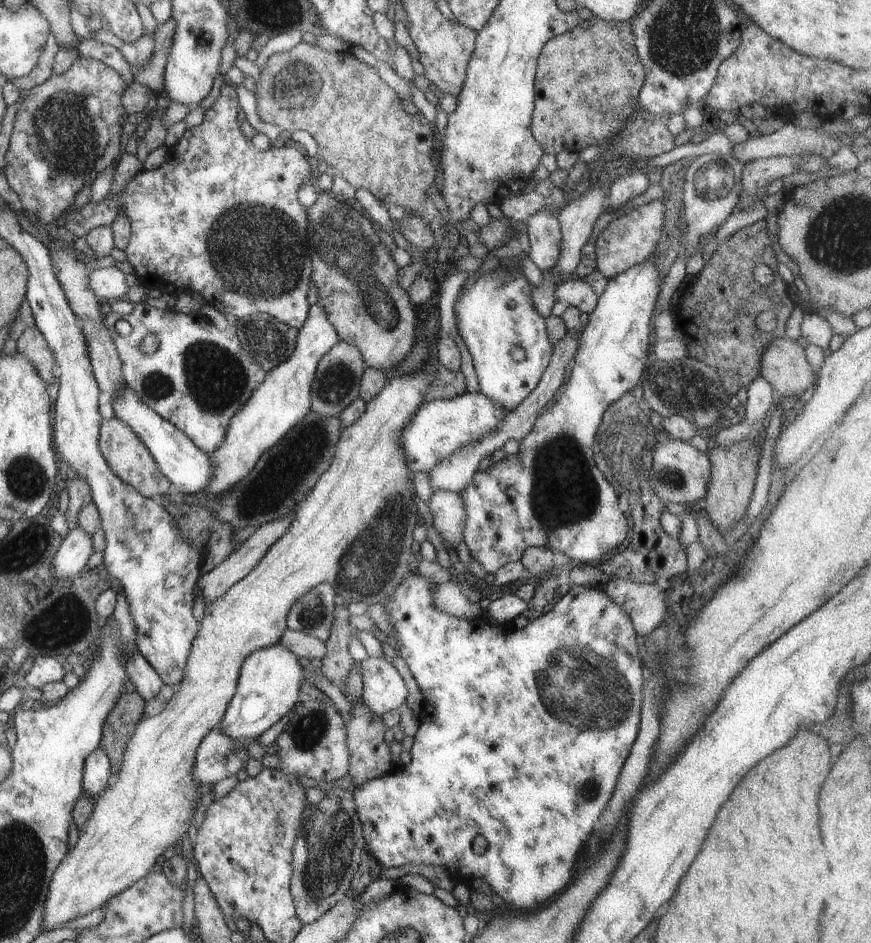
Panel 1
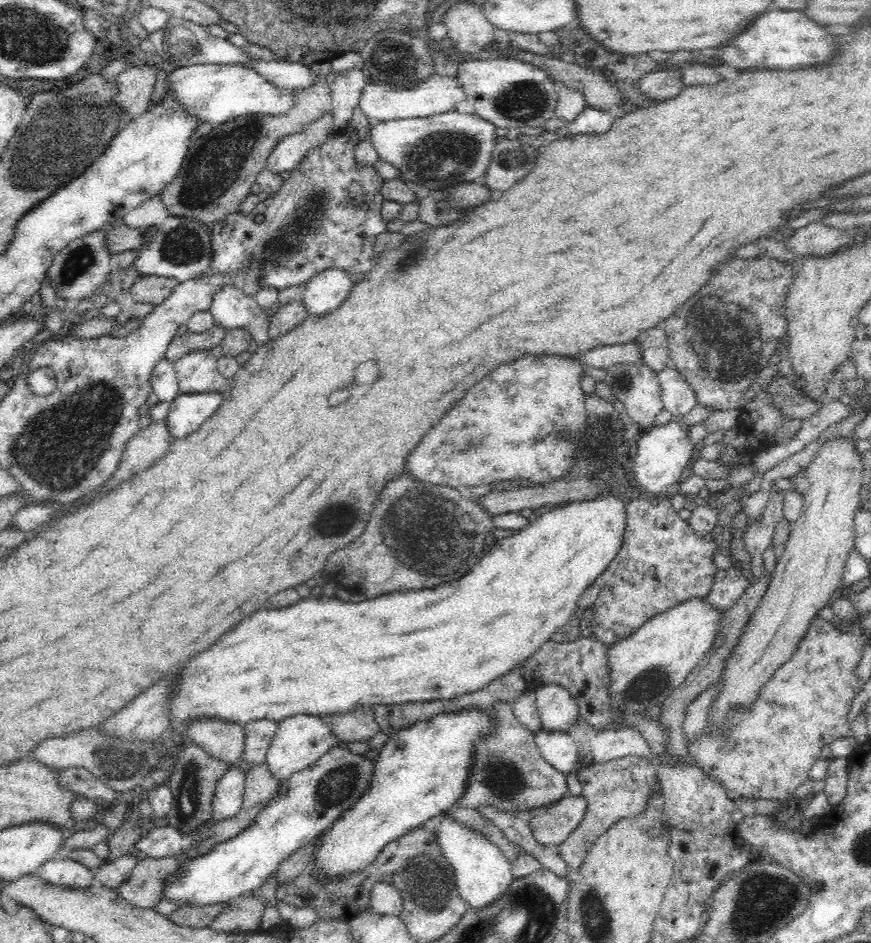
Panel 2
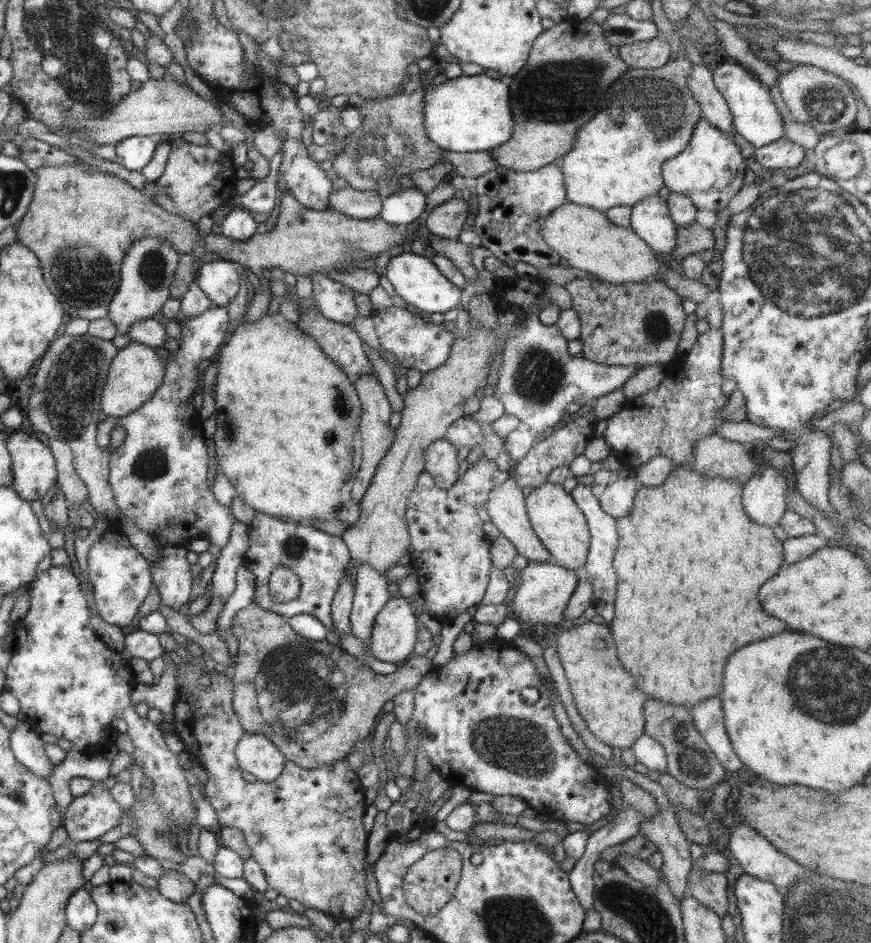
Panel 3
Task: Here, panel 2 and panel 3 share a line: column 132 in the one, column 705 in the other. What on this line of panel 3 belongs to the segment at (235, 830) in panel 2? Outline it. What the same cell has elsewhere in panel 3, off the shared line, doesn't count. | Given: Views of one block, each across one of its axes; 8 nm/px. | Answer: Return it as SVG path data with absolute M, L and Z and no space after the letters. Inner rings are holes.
M692 869L687 878L687 889L683 896L691 896L710 907L721 917L728 915L727 881L724 873L706 869Z

